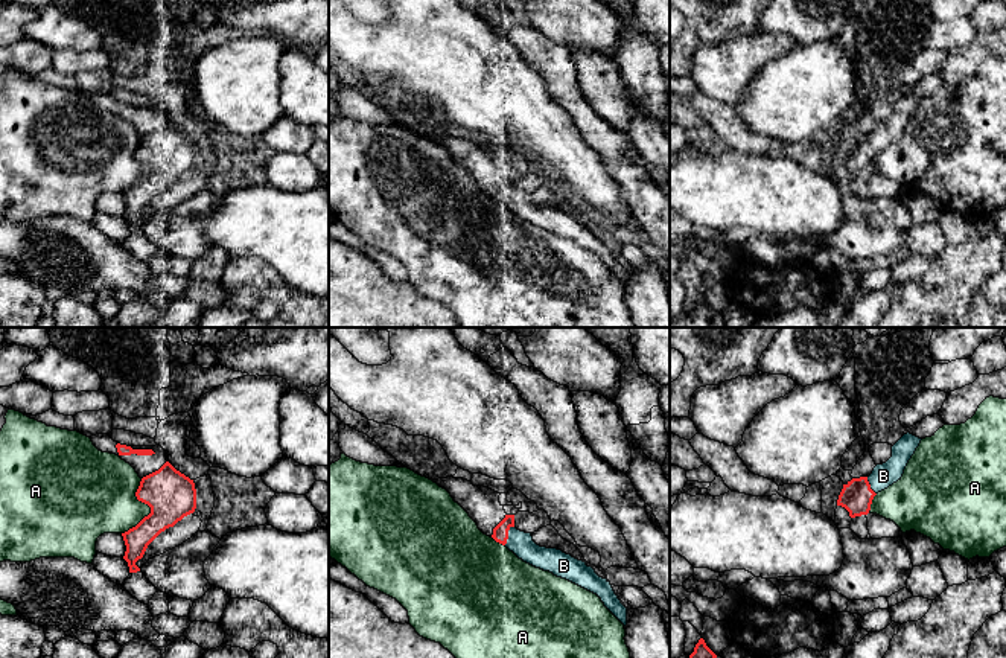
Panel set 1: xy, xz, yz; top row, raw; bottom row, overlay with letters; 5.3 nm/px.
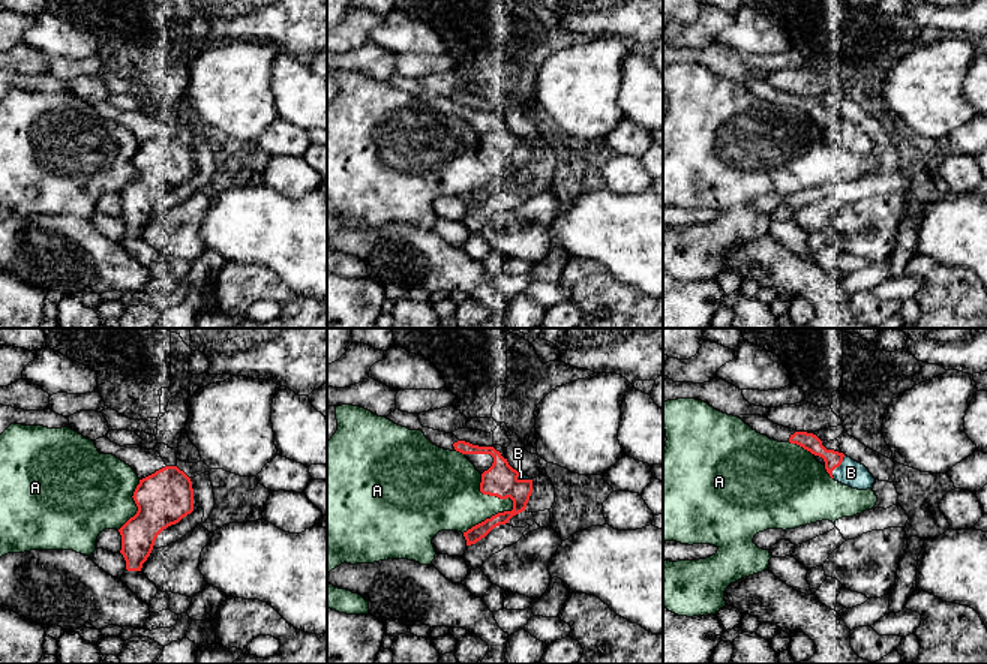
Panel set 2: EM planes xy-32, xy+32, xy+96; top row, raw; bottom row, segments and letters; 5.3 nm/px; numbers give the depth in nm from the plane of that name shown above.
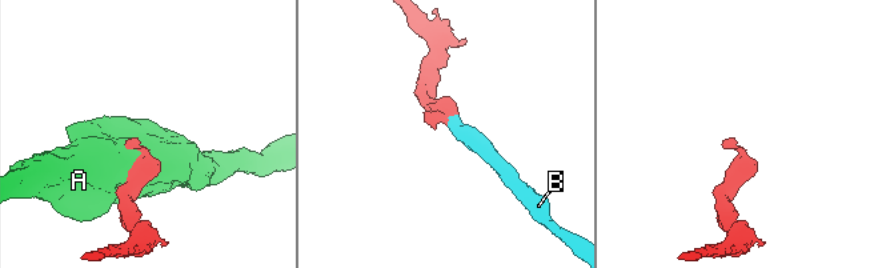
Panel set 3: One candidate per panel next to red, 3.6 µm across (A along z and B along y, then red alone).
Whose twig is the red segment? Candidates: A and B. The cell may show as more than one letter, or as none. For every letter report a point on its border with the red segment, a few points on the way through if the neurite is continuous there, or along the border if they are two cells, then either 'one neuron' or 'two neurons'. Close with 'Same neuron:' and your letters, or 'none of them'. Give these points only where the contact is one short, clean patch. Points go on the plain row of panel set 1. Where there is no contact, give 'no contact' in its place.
A: meets red in xy at (149, 165); two neurons
B: meets red in xz at (507, 194); one neuron
Same neuron: B

